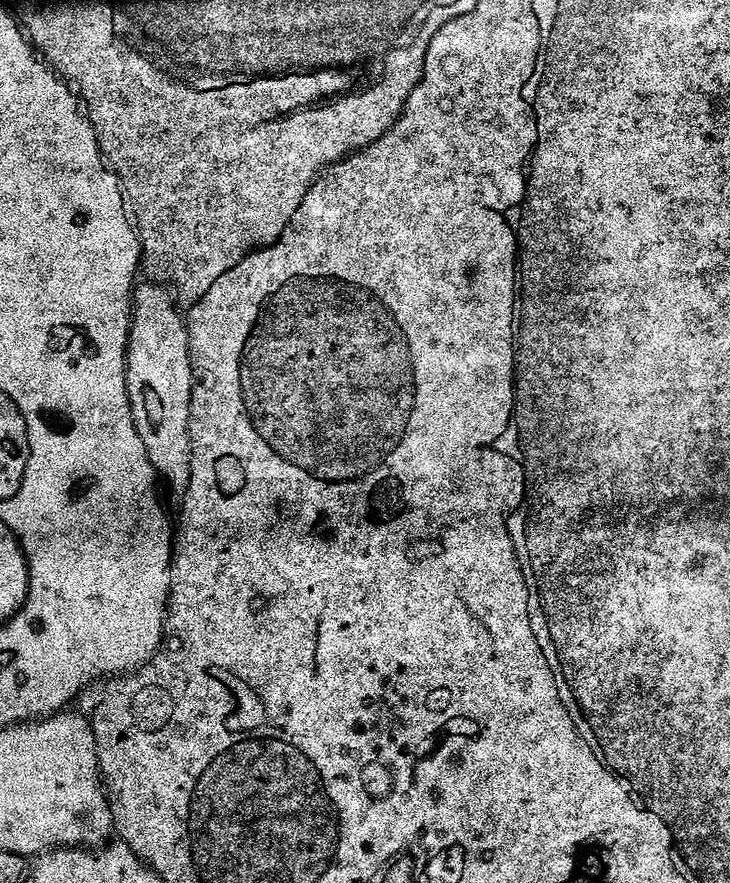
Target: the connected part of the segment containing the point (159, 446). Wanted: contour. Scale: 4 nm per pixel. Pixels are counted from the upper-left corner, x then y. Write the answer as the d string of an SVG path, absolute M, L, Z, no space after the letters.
M144 282L135 289L132 298L133 318L128 329L128 350L126 353L126 375L128 377L128 401L132 407L132 417L134 418L134 426L138 430L138 438L142 438L142 442L146 446L146 450L150 454L150 462L155 466L161 481L169 480L172 484L180 484L186 486L190 482L190 474L192 473L192 439L188 437L188 427L190 426L190 406L192 405L192 355L188 349L188 325L183 315L179 316L175 312L178 304L174 299L173 293L167 287L161 286L155 282Z

